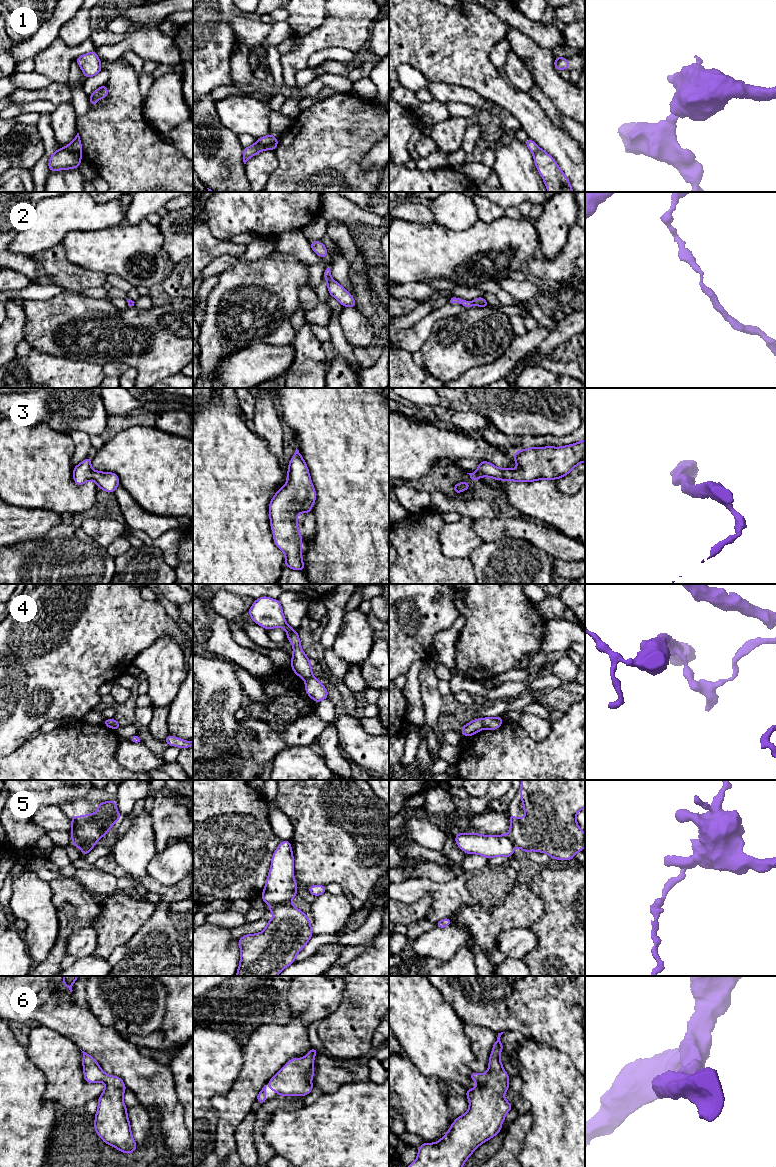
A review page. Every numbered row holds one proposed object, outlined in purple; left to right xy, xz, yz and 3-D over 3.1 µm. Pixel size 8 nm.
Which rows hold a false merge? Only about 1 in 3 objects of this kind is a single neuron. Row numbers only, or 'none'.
1, 2, 4, 5

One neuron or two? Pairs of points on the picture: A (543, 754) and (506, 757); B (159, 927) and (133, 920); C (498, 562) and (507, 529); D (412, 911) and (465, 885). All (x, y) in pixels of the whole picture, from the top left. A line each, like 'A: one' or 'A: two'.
A: one
B: two
C: two
D: two

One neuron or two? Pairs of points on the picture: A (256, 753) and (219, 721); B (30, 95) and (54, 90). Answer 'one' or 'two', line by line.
A: two
B: one

